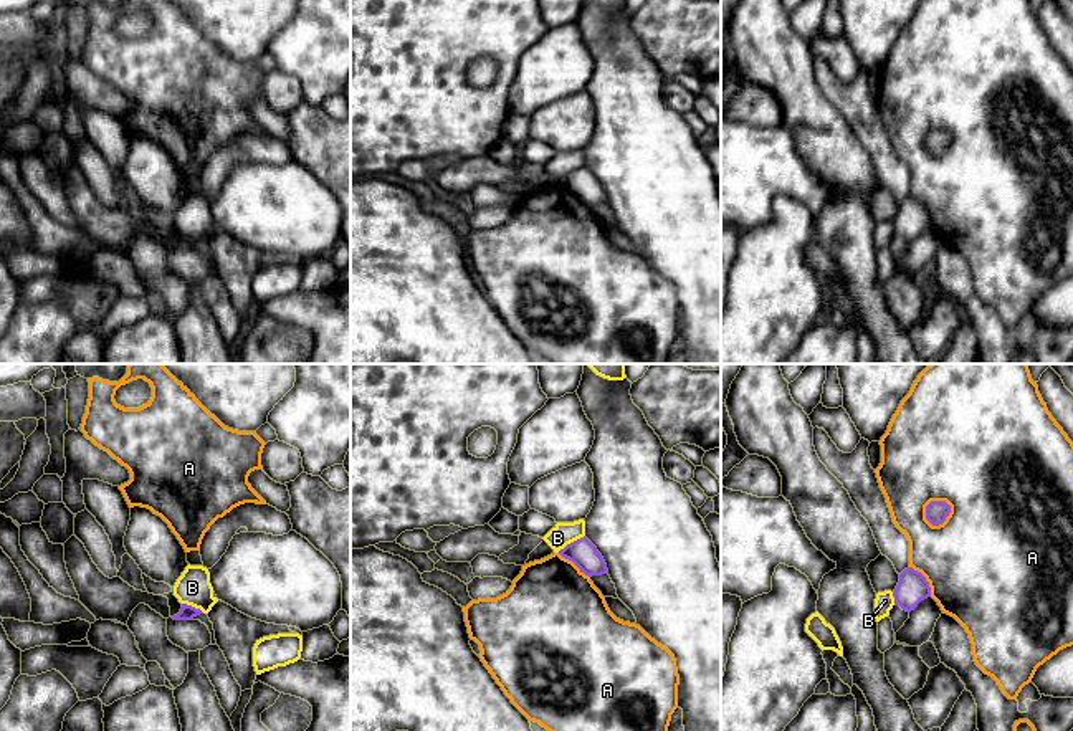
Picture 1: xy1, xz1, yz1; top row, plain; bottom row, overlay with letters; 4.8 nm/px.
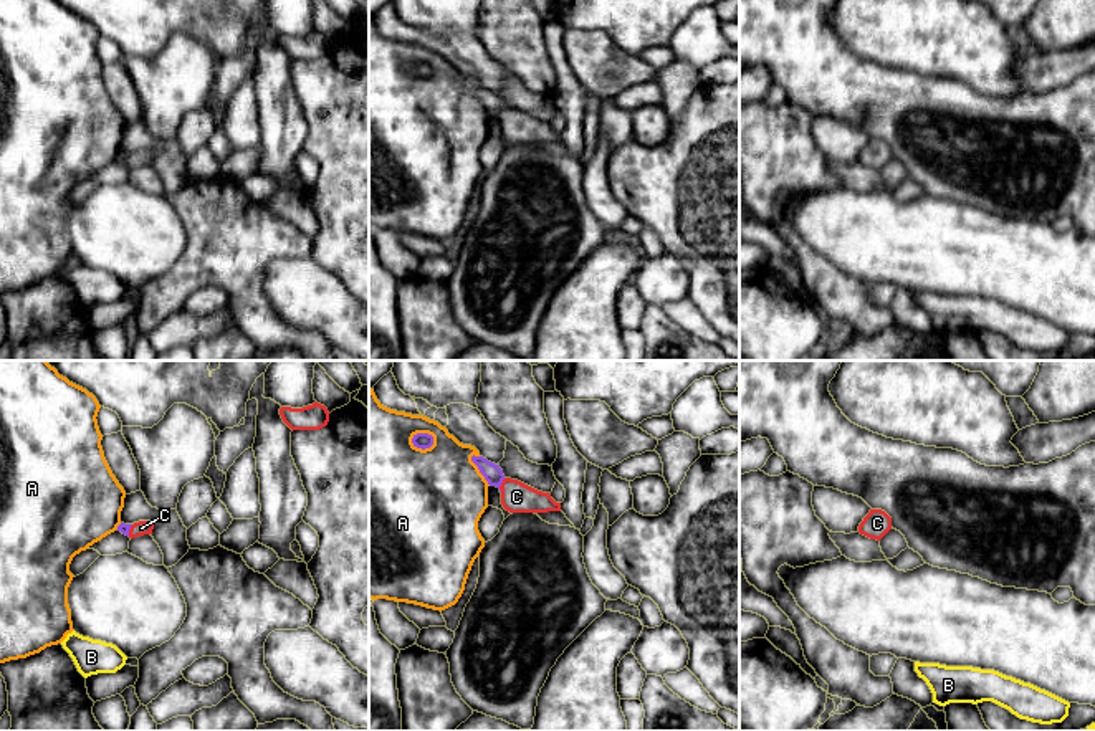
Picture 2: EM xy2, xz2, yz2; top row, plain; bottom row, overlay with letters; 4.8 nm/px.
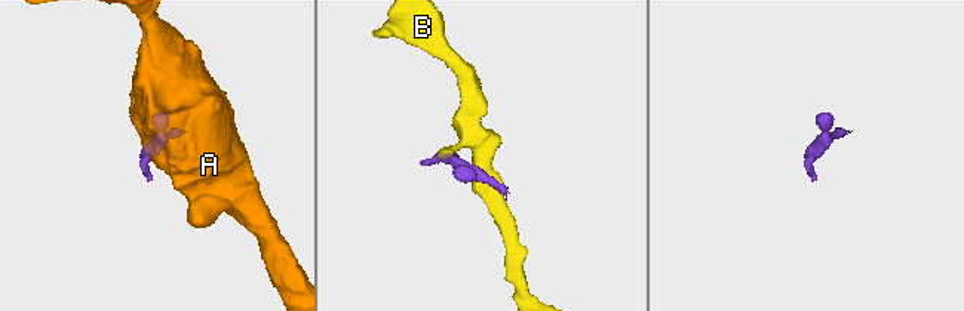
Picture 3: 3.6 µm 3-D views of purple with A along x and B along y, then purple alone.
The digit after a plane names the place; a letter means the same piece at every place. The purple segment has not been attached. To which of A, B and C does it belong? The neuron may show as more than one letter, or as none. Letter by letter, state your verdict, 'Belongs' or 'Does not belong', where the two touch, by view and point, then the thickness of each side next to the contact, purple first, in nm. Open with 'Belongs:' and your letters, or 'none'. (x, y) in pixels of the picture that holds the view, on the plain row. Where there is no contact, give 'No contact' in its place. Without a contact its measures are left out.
Belongs: C
A: Does not belong. Touches purple at yz1 (948, 144). Thickness 110 nm (purple) against 500 nm
B: Does not belong. Touches purple at xz1 (571, 172). Thickness 140 nm (purple) against 110 nm
C: Belongs. Touches purple at xz2 (500, 114). Thickness 90 nm (purple) against 150 nm

